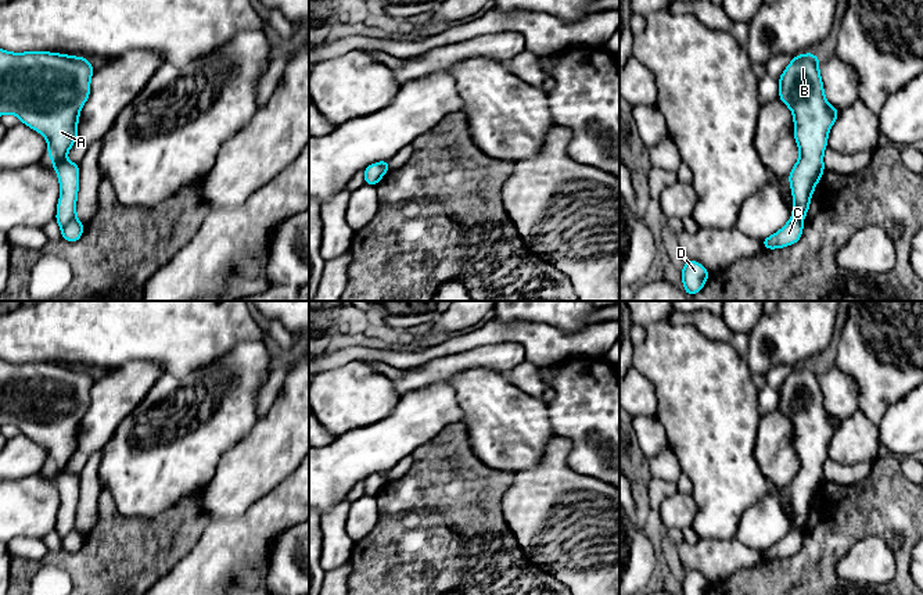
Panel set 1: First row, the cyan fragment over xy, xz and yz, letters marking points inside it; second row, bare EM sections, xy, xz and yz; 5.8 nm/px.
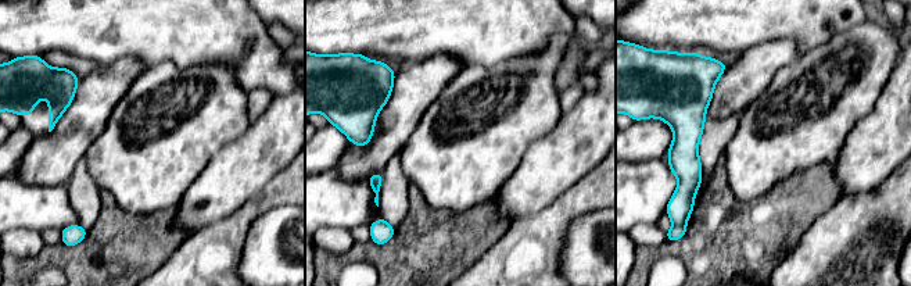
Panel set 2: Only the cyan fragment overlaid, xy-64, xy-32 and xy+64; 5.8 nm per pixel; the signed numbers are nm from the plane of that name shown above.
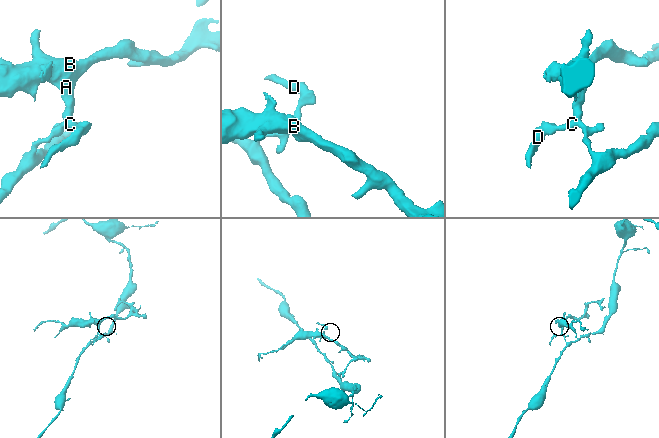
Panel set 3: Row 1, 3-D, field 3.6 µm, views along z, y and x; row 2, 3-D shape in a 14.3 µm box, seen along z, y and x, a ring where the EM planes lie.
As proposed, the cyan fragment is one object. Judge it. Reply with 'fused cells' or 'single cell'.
fused cells

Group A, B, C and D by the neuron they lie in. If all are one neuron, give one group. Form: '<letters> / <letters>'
A B / C D

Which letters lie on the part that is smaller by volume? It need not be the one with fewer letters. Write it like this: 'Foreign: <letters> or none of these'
Foreign: A, B

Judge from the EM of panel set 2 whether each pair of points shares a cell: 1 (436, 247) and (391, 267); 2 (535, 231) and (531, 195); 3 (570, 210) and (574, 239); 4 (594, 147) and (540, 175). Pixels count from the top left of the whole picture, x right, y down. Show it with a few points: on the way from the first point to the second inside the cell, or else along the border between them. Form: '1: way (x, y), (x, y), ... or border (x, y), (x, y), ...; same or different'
1: way (424, 256), (413, 267), (402, 267); same
2: border (560, 195), (545, 208), (516, 217), (509, 224); different
3: border (601, 208), (585, 211), (570, 224), (560, 251); different
4: way (580, 147), (573, 147), (553, 164); same

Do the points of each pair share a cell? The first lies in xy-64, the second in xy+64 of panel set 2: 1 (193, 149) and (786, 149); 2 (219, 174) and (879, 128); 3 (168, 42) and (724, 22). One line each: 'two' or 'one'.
1: one
2: one
3: one

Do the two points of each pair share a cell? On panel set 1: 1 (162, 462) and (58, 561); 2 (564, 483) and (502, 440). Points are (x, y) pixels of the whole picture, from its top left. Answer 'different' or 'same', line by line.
1: different
2: different

